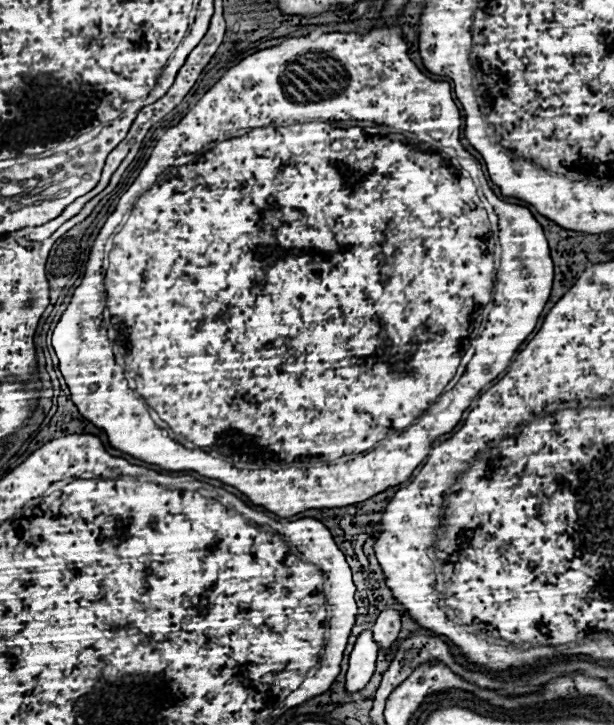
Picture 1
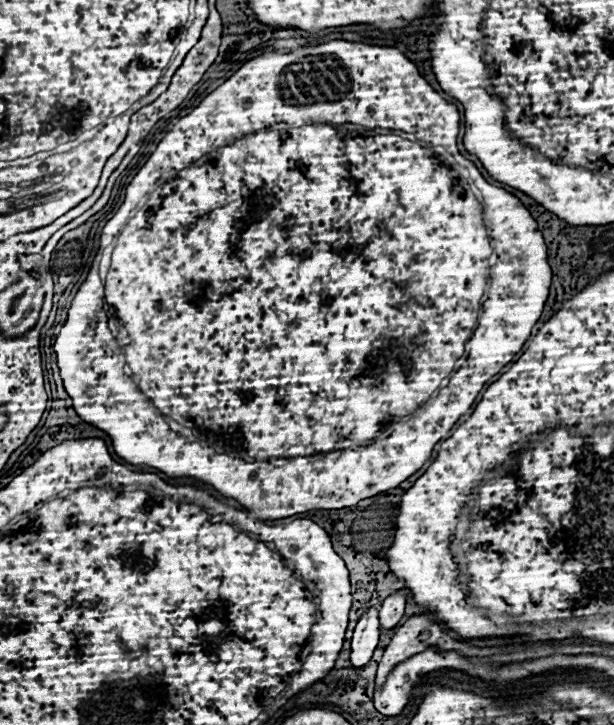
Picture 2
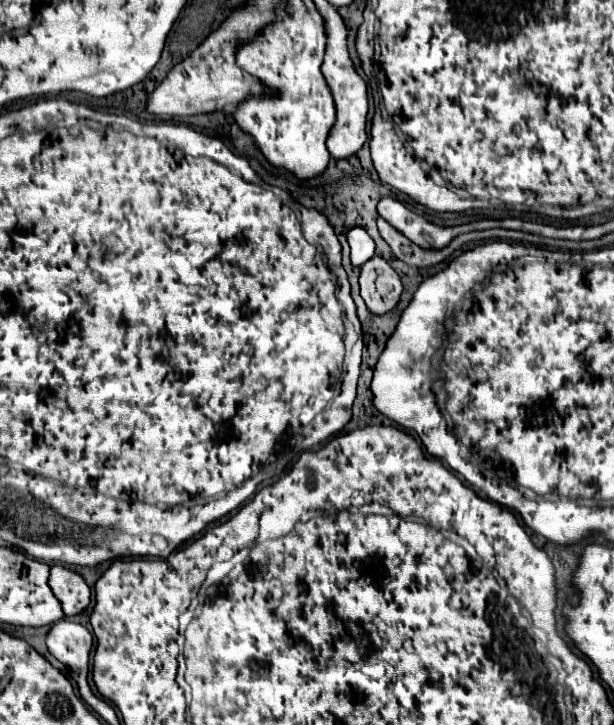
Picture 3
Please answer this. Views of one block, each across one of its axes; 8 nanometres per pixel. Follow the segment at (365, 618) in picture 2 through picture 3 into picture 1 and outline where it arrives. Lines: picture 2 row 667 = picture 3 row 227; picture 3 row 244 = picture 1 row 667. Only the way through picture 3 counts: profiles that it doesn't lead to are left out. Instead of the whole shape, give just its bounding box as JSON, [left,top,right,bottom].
[346,630,378,694]

